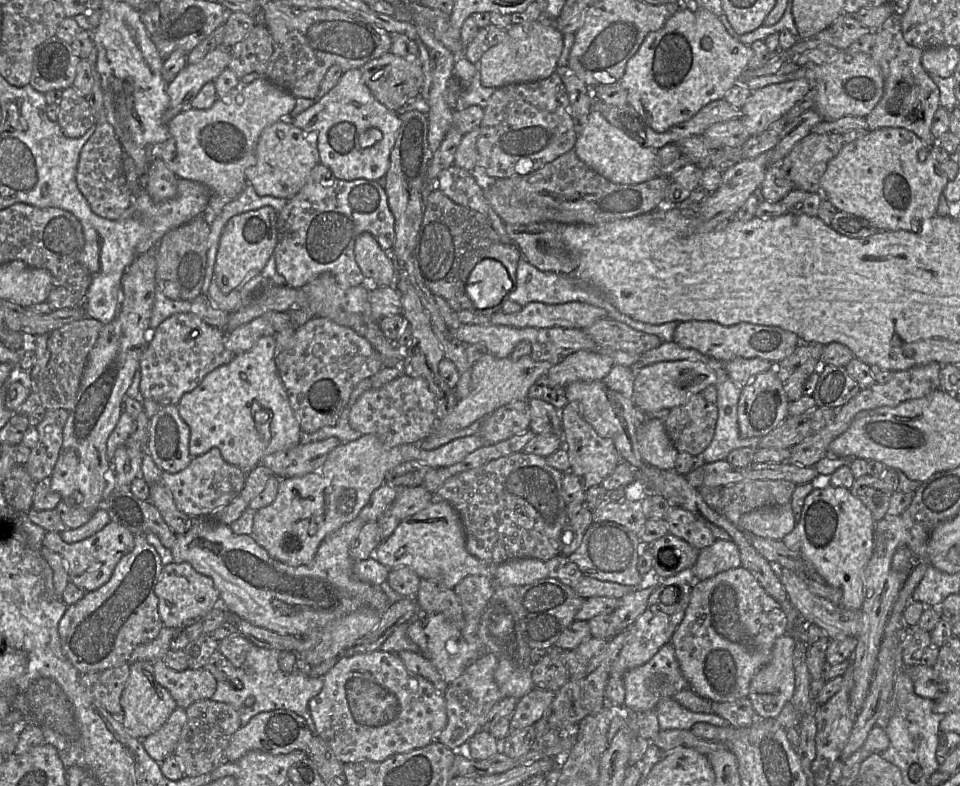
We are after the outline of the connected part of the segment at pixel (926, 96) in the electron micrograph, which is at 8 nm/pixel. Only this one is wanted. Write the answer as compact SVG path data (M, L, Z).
M893 13L875 30L870 55L881 69L884 92L875 108L865 118L869 130L883 127L904 128L914 132L927 146L932 147L937 141L931 133L931 125L940 106L940 90L922 66L923 50L904 40L901 16Z

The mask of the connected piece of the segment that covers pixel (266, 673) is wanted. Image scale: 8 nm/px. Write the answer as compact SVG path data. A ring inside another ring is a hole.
M253 645L243 665L237 668L241 688L235 689L230 682L217 681L216 690L211 700L232 706L238 712L241 726L246 725L253 716L261 712L286 709L300 715L311 732L317 734L308 704L309 700L321 691L324 683L323 677L309 675L307 668L296 668L290 673L282 671L279 667L280 653L275 649L265 649ZM246 668L252 668L254 673L252 675L245 673Z

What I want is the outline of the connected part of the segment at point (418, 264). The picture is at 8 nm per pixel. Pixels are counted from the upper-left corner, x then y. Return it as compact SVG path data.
M439 189L430 191L426 197L423 221L413 252L414 270L432 294L442 297L452 310L456 312L472 310L486 315L497 312L501 305L487 309L478 309L474 306L466 292L467 279L480 261L491 258L506 267L515 284L521 257L513 243L501 241L482 213L455 203Z

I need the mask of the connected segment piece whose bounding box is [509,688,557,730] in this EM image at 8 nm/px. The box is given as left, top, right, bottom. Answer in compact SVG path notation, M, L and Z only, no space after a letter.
M533 688L518 700L515 710L509 718L510 730L534 725L551 707L556 694L555 691Z

